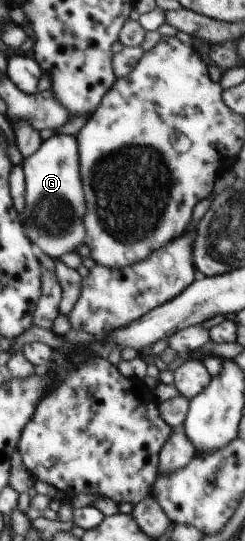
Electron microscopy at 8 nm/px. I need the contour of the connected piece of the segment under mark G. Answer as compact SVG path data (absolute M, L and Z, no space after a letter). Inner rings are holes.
M54 134L42 146L35 155L24 159L22 163L25 174L25 207L20 217L24 224L25 235L33 244L52 260L60 258L74 249L81 251L80 243L85 239L85 228L83 225L86 214L86 203L79 173L79 150L76 136Z

